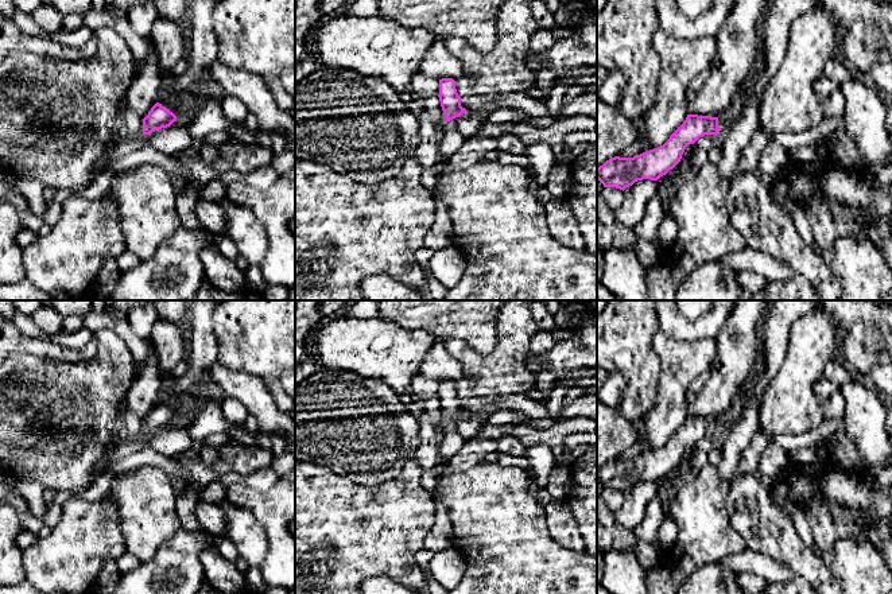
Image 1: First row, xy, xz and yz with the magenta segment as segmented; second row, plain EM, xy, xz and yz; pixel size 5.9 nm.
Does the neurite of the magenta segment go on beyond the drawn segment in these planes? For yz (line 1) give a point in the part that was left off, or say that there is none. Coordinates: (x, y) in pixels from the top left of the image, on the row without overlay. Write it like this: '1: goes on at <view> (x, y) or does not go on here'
1: does not go on here

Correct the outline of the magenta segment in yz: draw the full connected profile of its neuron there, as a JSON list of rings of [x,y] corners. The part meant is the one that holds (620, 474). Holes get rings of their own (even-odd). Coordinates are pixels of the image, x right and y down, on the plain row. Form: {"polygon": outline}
{"polygon": [[[687,416],[683,426],[660,449],[633,459],[614,458],[597,470],[597,481],[604,489],[625,492],[637,482],[658,482],[682,461],[689,446],[705,436],[717,436],[718,419]]]}

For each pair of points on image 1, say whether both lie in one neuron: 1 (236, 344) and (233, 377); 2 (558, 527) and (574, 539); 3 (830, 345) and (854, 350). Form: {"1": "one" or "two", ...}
{"1": "two", "2": "one", "3": "two"}

